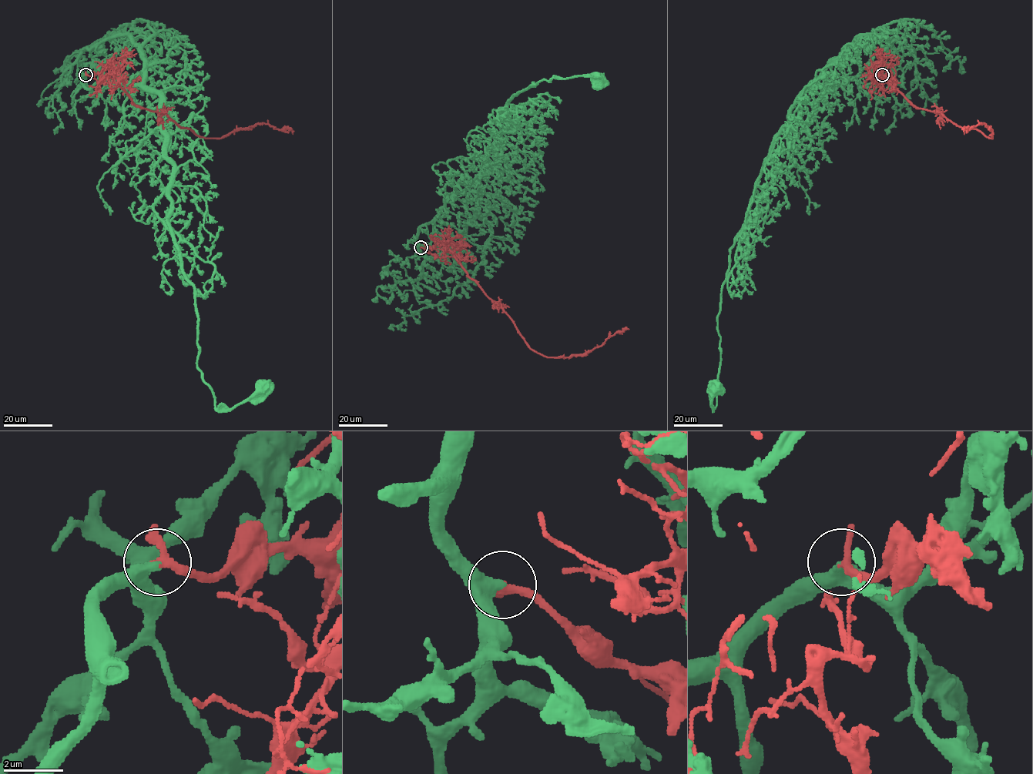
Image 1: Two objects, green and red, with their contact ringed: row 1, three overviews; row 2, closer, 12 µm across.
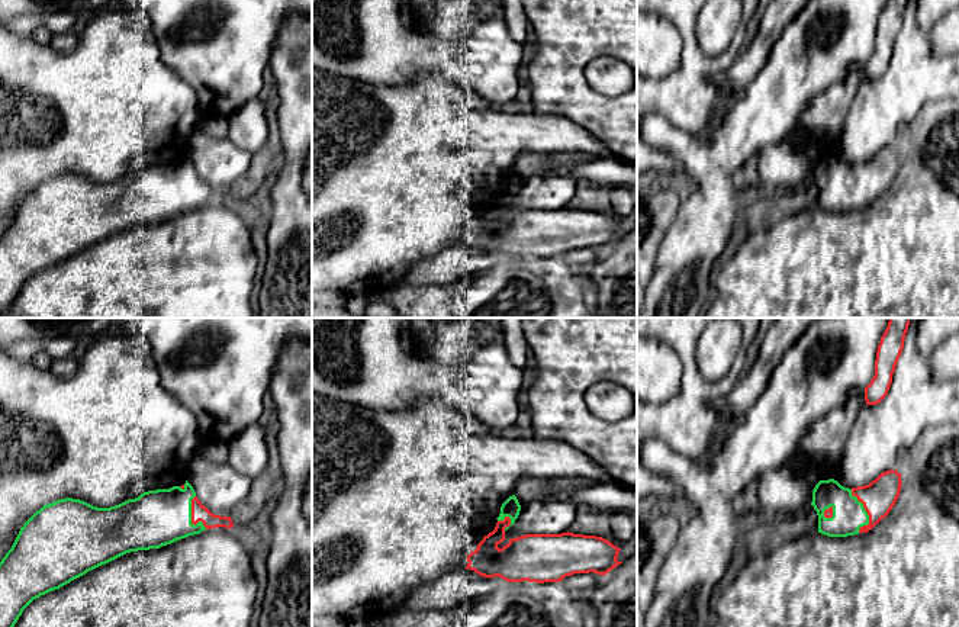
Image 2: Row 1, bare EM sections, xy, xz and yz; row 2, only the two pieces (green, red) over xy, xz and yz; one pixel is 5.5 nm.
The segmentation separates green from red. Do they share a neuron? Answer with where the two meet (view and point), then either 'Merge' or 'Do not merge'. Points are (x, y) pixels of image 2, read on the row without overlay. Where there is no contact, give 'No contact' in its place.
Touches green at yz (866, 187). Do not merge

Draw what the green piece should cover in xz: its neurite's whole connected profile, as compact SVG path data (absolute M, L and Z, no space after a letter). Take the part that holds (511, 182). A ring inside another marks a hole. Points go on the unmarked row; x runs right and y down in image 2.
M515 170L509 171L501 181L501 189L496 193L498 196L503 196L506 192L511 193L511 200L514 200L521 186L521 180Z

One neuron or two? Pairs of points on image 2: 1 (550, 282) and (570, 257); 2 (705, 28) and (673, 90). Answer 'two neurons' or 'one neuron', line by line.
1: two neurons
2: two neurons

